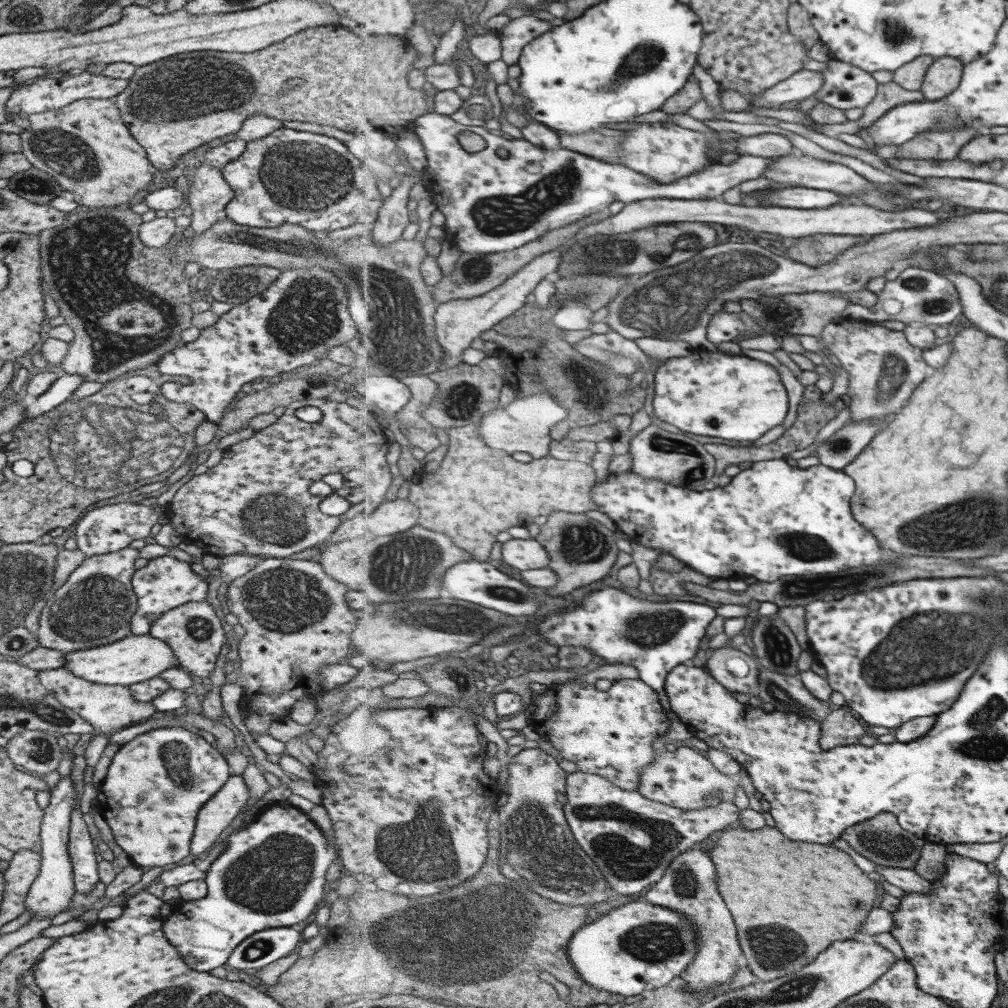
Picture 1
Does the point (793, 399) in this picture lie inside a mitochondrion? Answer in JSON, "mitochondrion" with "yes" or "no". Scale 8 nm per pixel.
{"mitochondrion":"no"}

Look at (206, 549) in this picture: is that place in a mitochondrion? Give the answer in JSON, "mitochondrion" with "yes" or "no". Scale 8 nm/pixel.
{"mitochondrion":"no"}

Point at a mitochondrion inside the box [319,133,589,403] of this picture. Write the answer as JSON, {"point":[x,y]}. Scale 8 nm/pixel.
{"point":[499,215]}

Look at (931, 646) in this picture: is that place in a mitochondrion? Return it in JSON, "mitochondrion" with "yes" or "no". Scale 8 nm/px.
{"mitochondrion":"yes"}

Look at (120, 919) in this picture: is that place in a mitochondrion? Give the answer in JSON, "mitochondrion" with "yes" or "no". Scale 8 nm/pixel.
{"mitochondrion":"no"}

